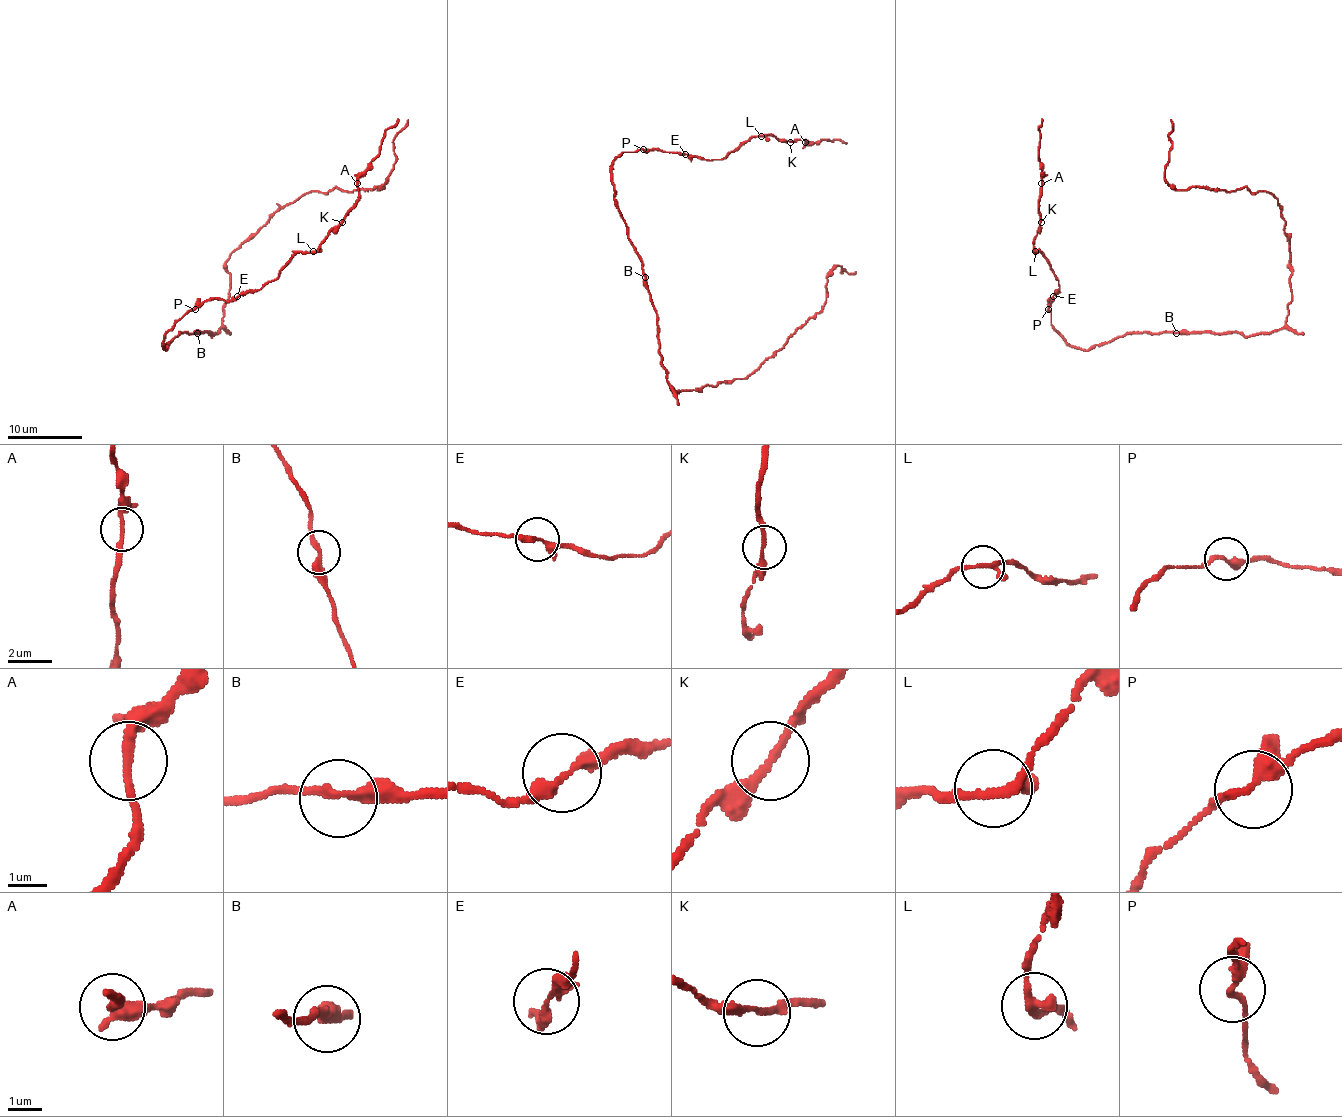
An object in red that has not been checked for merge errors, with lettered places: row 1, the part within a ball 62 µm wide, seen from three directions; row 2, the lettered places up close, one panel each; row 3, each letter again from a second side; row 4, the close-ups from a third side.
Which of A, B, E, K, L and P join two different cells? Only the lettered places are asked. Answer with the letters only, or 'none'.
none

